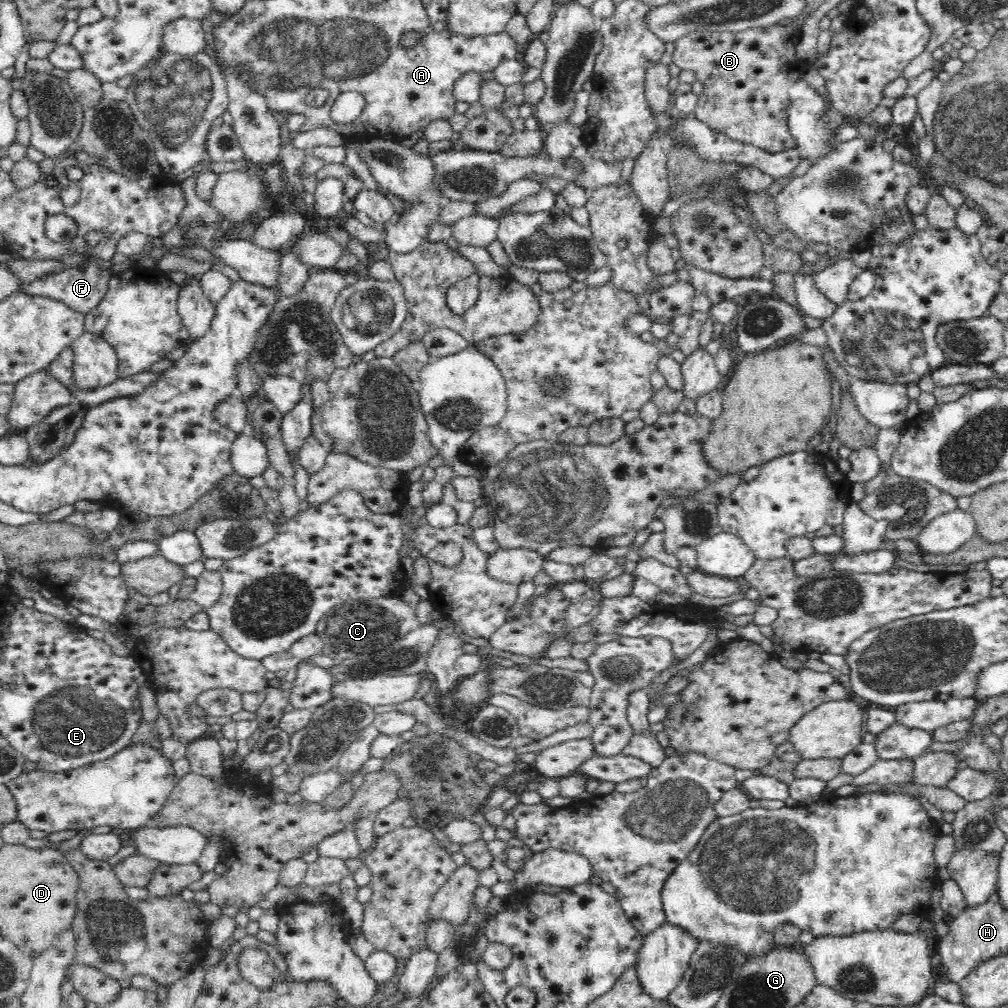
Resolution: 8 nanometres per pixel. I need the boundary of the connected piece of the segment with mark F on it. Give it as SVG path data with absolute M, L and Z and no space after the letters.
M91 262L88 266L81 265L76 266L76 268L66 267L64 270L57 272L57 275L52 273L41 281L28 283L23 288L23 292L60 301L75 312L86 316L94 311L94 308L100 304L102 298L107 293L109 280L112 277L111 274L111 270L105 270L104 268L101 270L96 266L95 262Z

